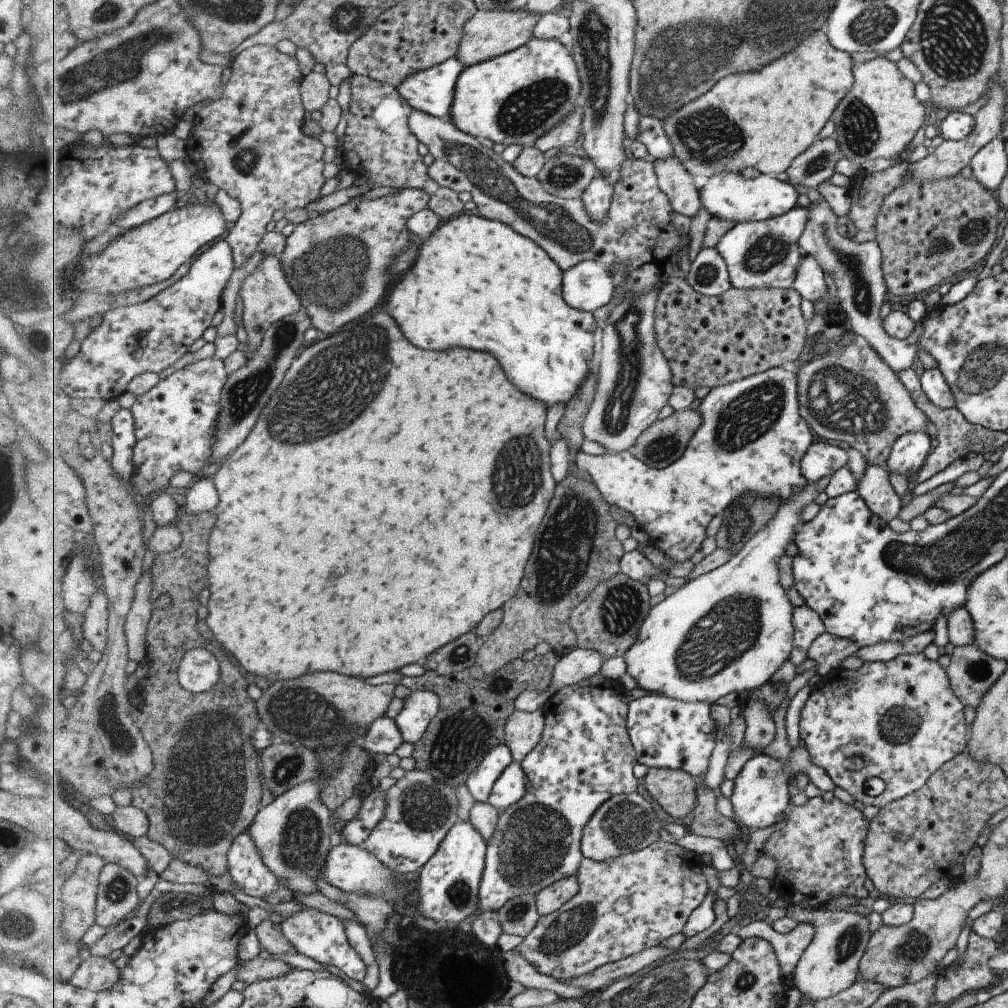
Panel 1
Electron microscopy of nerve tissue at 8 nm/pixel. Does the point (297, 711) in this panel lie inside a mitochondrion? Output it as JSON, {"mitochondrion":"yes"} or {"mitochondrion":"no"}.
{"mitochondrion":"yes"}

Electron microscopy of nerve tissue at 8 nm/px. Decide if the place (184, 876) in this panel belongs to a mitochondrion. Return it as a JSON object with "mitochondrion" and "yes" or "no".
{"mitochondrion":"no"}

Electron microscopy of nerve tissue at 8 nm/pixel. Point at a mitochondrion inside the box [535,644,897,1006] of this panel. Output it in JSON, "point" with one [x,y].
{"point":[628,823]}

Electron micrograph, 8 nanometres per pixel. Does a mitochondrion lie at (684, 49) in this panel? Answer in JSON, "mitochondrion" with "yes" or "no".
{"mitochondrion":"yes"}

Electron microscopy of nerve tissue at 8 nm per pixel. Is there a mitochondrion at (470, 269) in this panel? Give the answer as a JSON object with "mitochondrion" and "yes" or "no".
{"mitochondrion":"no"}

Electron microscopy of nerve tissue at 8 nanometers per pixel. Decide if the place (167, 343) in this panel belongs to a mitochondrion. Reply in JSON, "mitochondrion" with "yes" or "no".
{"mitochondrion":"no"}

